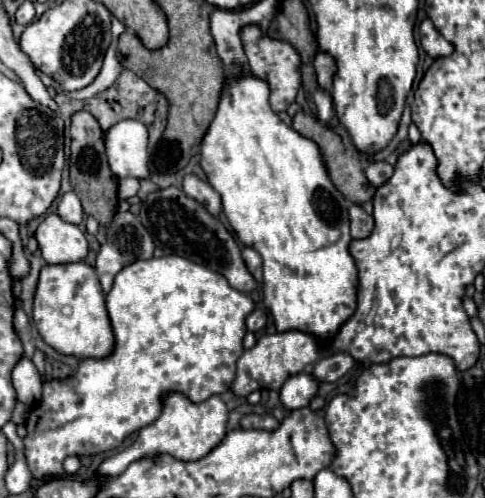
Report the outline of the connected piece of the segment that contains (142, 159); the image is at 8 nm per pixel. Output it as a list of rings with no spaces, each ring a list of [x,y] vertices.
[[[123,120],[105,134],[109,166],[117,178],[149,178],[147,130],[137,120]]]

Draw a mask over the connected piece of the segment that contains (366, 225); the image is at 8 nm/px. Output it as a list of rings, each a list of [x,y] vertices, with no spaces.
[[[353,204],[349,208],[349,220],[351,220],[351,236],[355,240],[361,240],[361,238],[367,238],[371,232],[373,232],[373,218],[369,218],[361,206]]]

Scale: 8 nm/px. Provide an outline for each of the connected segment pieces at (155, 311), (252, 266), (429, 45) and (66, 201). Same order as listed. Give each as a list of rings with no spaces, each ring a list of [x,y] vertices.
[[[161,256],[161,258],[137,260],[137,262],[129,264],[129,266],[125,266],[125,270],[121,270],[121,274],[117,274],[117,278],[113,282],[113,288],[111,288],[111,294],[107,294],[107,312],[109,312],[109,320],[111,320],[113,334],[115,334],[113,352],[107,358],[83,358],[83,360],[79,360],[77,372],[71,374],[69,378],[47,380],[43,384],[43,398],[41,398],[41,402],[35,408],[31,408],[31,412],[27,416],[27,422],[25,422],[27,436],[23,438],[23,442],[25,442],[27,464],[29,464],[29,470],[31,470],[33,478],[37,478],[37,480],[61,478],[63,476],[63,460],[67,456],[95,456],[95,454],[101,454],[101,452],[107,452],[107,450],[113,450],[113,448],[121,446],[123,440],[129,438],[135,430],[141,430],[141,428],[149,426],[151,422],[155,422],[159,418],[161,406],[163,406],[161,398],[165,394],[169,394],[169,392],[179,392],[185,398],[189,398],[191,402],[203,402],[203,400],[207,400],[213,394],[227,392],[231,382],[233,382],[233,378],[235,378],[237,358],[243,352],[243,336],[247,332],[245,316],[251,314],[253,308],[255,308],[253,300],[249,296],[245,296],[243,292],[233,290],[229,286],[229,282],[219,272],[213,272],[207,266],[195,264],[195,262],[191,262],[187,258],[181,258],[181,256]]]
[[[245,248],[243,250],[243,260],[245,260],[249,272],[253,274],[253,278],[261,284],[261,280],[263,280],[263,274],[261,274],[261,256],[253,248]]]
[[[425,18],[419,26],[419,36],[421,36],[421,46],[431,58],[439,56],[449,56],[453,52],[453,44],[449,44],[433,26],[429,18]]]
[[[67,192],[61,196],[57,214],[61,216],[61,220],[71,222],[71,224],[79,224],[83,220],[83,208],[81,208],[81,202],[75,192]]]

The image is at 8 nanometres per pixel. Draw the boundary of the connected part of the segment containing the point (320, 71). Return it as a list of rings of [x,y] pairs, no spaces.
[[[317,52],[315,54],[315,60],[313,60],[313,66],[315,66],[315,74],[317,74],[317,82],[323,90],[331,90],[331,82],[333,82],[333,74],[335,74],[335,60],[325,54],[325,52]]]

